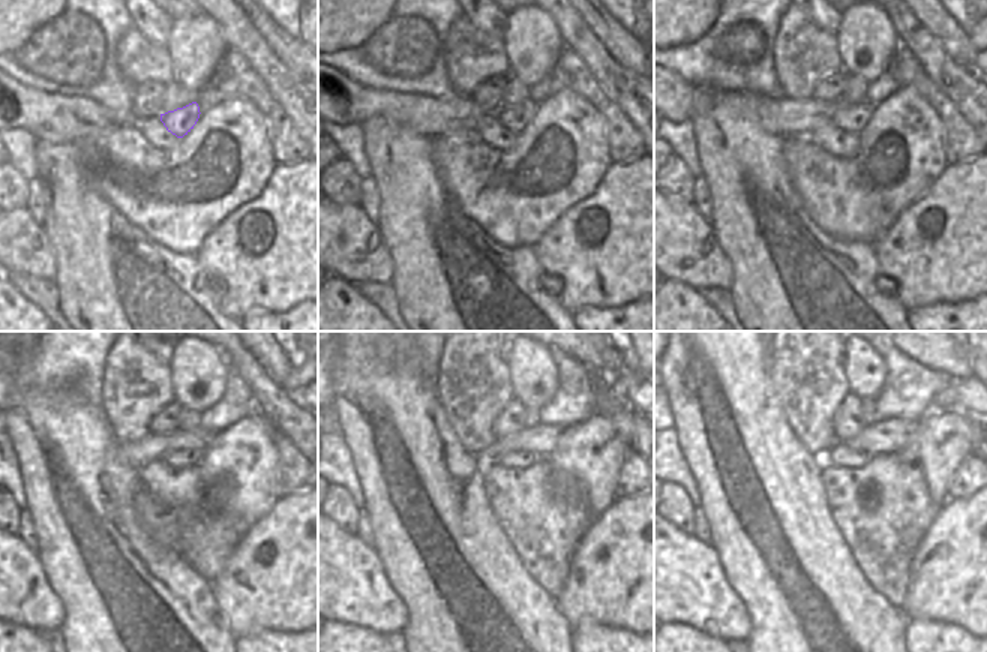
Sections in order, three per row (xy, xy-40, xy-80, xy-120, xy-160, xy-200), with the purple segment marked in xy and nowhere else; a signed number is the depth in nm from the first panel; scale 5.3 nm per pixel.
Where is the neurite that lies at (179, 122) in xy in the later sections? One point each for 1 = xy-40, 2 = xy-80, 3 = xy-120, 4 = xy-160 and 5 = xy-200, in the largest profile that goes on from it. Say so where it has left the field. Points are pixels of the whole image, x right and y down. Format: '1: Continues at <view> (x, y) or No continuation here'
1: Continues at xy-40 (515, 119)
2: Continues at xy-80 (852, 119)
3: Continues at xy-120 (179, 457)
4: Continues at xy-160 (521, 459)
5: Continues at xy-200 (840, 454)

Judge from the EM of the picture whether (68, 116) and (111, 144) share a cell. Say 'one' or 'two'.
two

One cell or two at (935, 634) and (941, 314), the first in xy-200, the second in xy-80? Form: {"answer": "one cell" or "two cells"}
{"answer": "one cell"}

